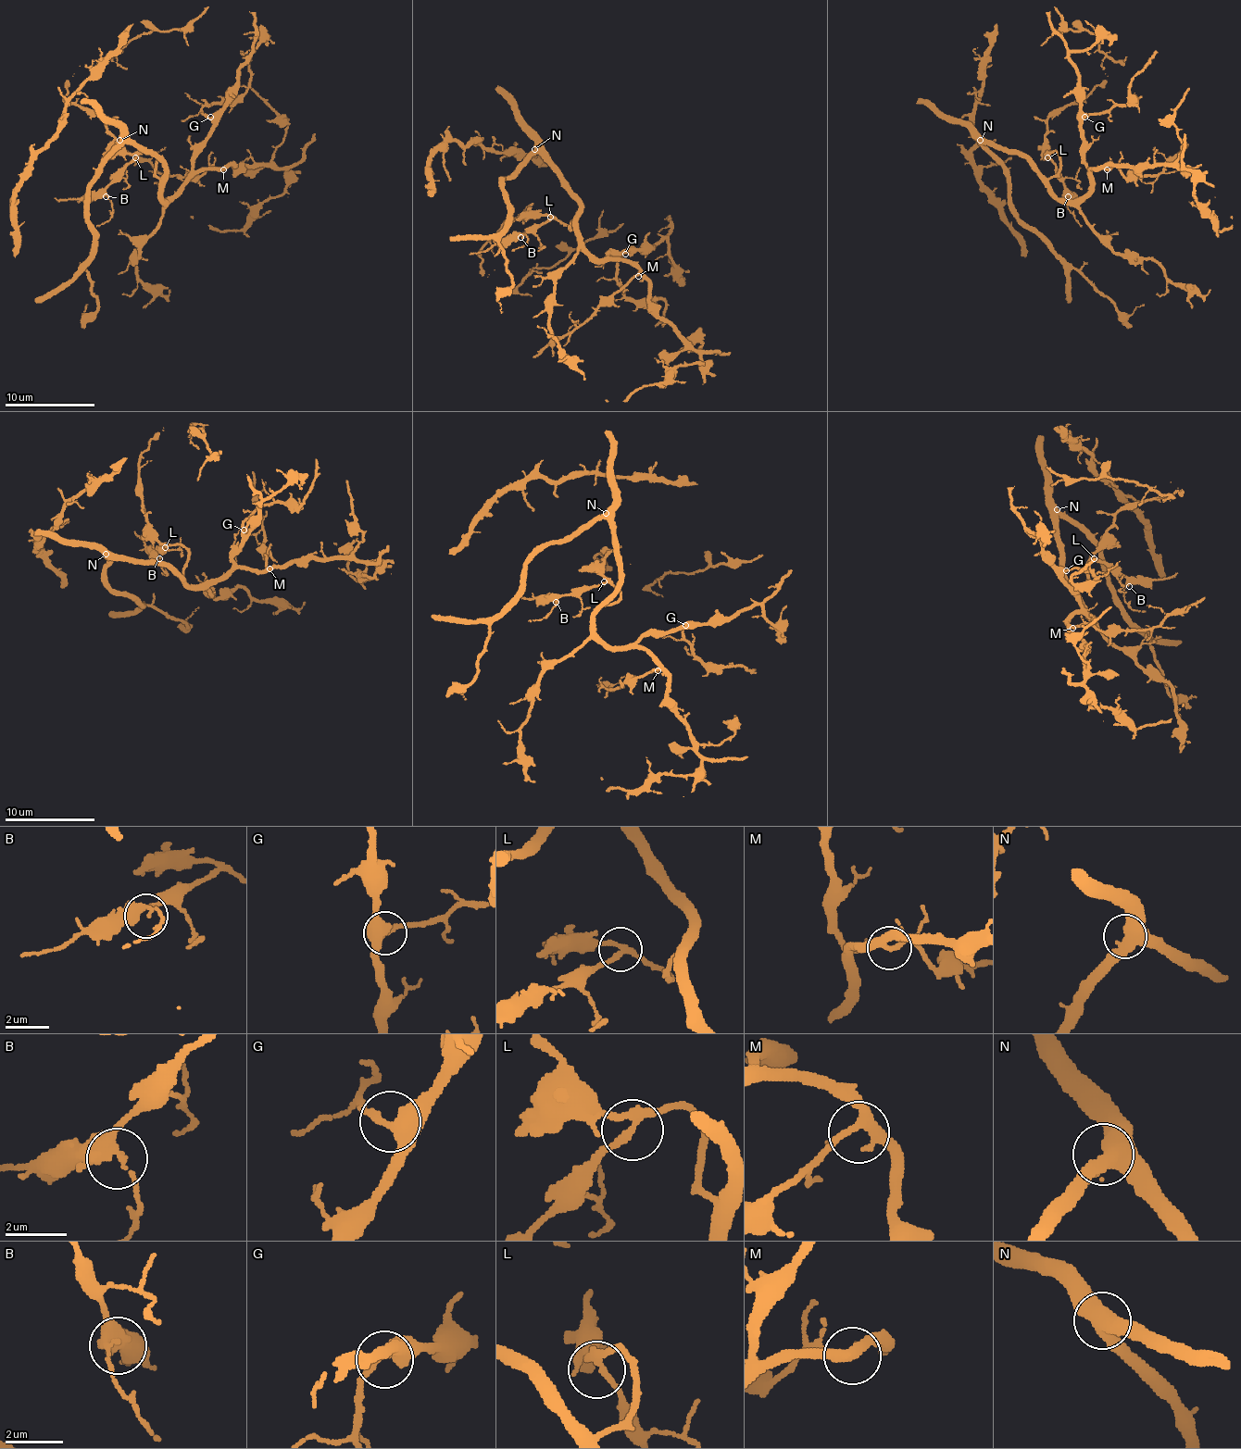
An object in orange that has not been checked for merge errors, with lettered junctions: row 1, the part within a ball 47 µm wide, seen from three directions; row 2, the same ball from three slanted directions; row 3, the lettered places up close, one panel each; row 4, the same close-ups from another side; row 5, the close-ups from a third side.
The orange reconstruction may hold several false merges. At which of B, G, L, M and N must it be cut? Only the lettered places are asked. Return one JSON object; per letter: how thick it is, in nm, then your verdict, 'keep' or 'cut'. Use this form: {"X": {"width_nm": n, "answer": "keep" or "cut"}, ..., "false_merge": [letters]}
{"B": {"width_nm": 170, "answer": "keep"}, "G": {"width_nm": 360, "answer": "keep"}, "L": {"width_nm": 200, "answer": "keep"}, "M": {"width_nm": 280, "answer": "keep"}, "N": {"width_nm": 460, "answer": "keep"}, "false_merge": []}

